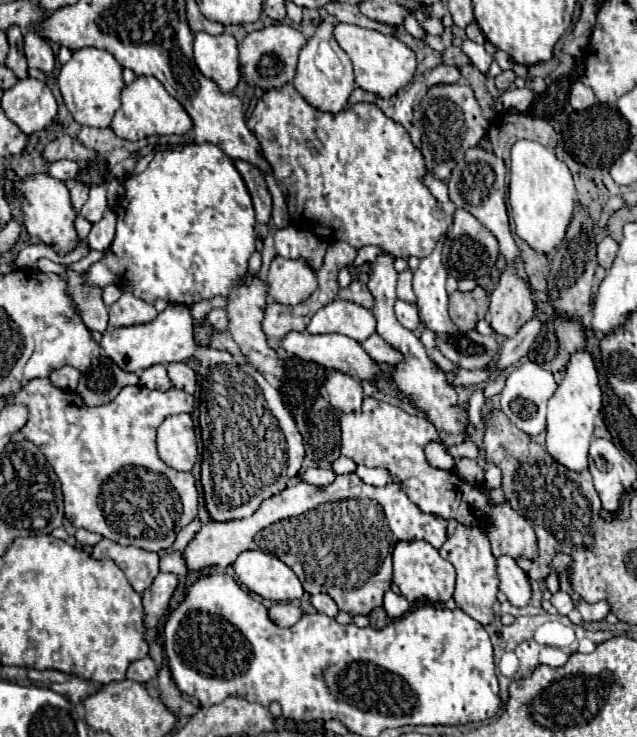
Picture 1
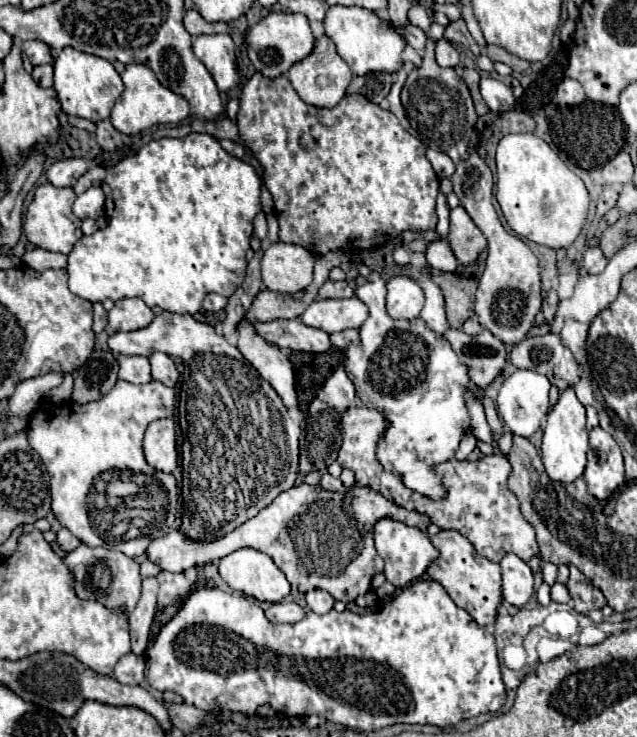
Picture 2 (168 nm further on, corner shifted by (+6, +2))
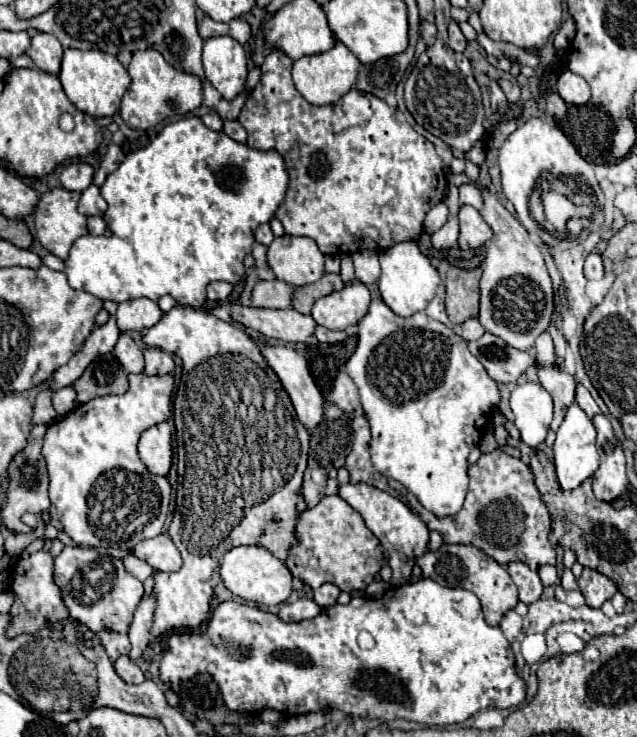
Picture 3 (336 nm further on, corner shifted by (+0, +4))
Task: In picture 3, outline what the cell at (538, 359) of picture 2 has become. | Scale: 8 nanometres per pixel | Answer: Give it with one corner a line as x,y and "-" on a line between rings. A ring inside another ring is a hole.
535,363
537,367
537,377
539,383
553,395
553,405
555,405
555,417
551,423
551,429
557,431
557,427
561,425
565,411
571,403
575,403
575,389
577,389
577,381
573,375
569,375
563,367
559,365
551,365
551,367
541,367
539,363

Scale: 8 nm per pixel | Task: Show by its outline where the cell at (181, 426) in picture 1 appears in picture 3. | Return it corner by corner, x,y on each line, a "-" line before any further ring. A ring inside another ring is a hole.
159,423
149,427
139,439
139,457
145,467
155,475
167,475
173,461
171,425

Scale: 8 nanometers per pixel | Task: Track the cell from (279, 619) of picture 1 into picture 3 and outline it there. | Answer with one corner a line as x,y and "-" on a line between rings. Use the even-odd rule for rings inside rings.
299,599
295,603
283,603
279,607
279,619
283,621
303,621
303,619
313,619
315,615
319,615
321,609
313,599

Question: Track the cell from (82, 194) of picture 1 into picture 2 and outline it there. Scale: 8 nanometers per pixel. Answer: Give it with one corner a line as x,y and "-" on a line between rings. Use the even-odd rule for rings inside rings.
95,165
95,167
91,167
77,183
75,183
75,193
77,195
81,195
85,189
89,189
89,187
93,187
93,185
101,185
101,181
105,179
105,167
101,167
101,165

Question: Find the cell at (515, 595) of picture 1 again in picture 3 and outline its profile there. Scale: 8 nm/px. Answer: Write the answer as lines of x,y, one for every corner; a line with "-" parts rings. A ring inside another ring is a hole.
519,561
509,563
507,571
509,571
511,579
515,581
515,585
519,589
519,601
533,603
533,601
537,601
541,597
543,585
539,581
537,571
531,571
525,563
519,563

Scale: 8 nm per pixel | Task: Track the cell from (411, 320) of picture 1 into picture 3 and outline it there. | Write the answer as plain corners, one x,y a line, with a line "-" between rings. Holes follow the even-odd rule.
397,243
385,251
379,253
381,261
381,277
379,277
379,291
381,299
387,303
387,307
397,313
399,317
411,317
417,311
423,311
427,303
433,299
437,285
441,283
437,269
431,267
429,259
419,251
417,243

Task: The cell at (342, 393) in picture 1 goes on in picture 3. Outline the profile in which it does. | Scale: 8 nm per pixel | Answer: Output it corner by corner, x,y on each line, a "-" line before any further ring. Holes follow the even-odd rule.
341,371
333,383
333,389
329,393
329,401
333,405
337,405
341,411
345,413
353,413
355,409
361,407
361,401
359,401
359,391
353,383
353,379

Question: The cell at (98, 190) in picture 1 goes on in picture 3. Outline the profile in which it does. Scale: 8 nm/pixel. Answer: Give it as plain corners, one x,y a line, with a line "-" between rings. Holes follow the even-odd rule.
91,185
89,189
85,189
81,193
81,201
79,201
79,213
83,215
103,215
107,211
107,203
99,193
99,187

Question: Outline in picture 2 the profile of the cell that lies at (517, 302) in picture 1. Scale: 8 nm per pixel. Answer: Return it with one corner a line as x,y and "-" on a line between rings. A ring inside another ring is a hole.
471,143
471,155
467,161
457,163
455,173
451,175
453,191
461,199
461,205
473,219
473,223
487,237
487,261
485,271
479,279
475,295
475,315
483,329
491,331
505,345
517,345
527,339
529,329
533,327
535,315
541,309
541,289
539,289
539,261
533,251
517,235
505,231
499,221
499,215
493,207
493,175
485,161
475,153

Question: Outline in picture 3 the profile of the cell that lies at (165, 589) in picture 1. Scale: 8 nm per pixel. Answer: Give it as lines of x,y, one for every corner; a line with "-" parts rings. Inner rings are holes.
155,595
143,597
141,603
135,609
131,629
129,629
129,639
131,639
131,653
129,657
137,661
145,647
149,645
149,633
153,625
153,613
155,613

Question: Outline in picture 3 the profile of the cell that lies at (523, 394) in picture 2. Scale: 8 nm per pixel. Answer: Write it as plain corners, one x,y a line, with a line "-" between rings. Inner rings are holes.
527,381
523,385
515,385
509,405
515,415
515,427
519,429
521,439
529,447
543,443
553,419
551,393
541,383

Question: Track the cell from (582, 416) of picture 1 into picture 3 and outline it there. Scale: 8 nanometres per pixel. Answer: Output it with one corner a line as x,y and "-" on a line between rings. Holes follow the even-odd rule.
573,403
567,409
565,419
563,419
561,427
557,429
557,439
553,443
553,463
557,469
557,479
563,489
579,487
587,477
591,477
595,473
595,469
599,465
593,421
587,417
587,413
577,403

